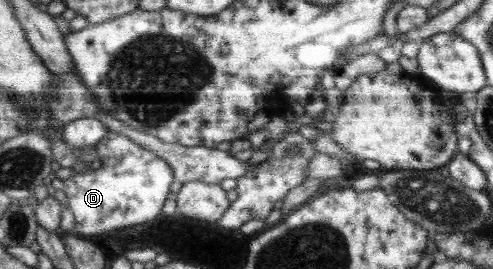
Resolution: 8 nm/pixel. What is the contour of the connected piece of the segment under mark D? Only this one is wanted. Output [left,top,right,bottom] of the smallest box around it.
[51,129,175,240]

